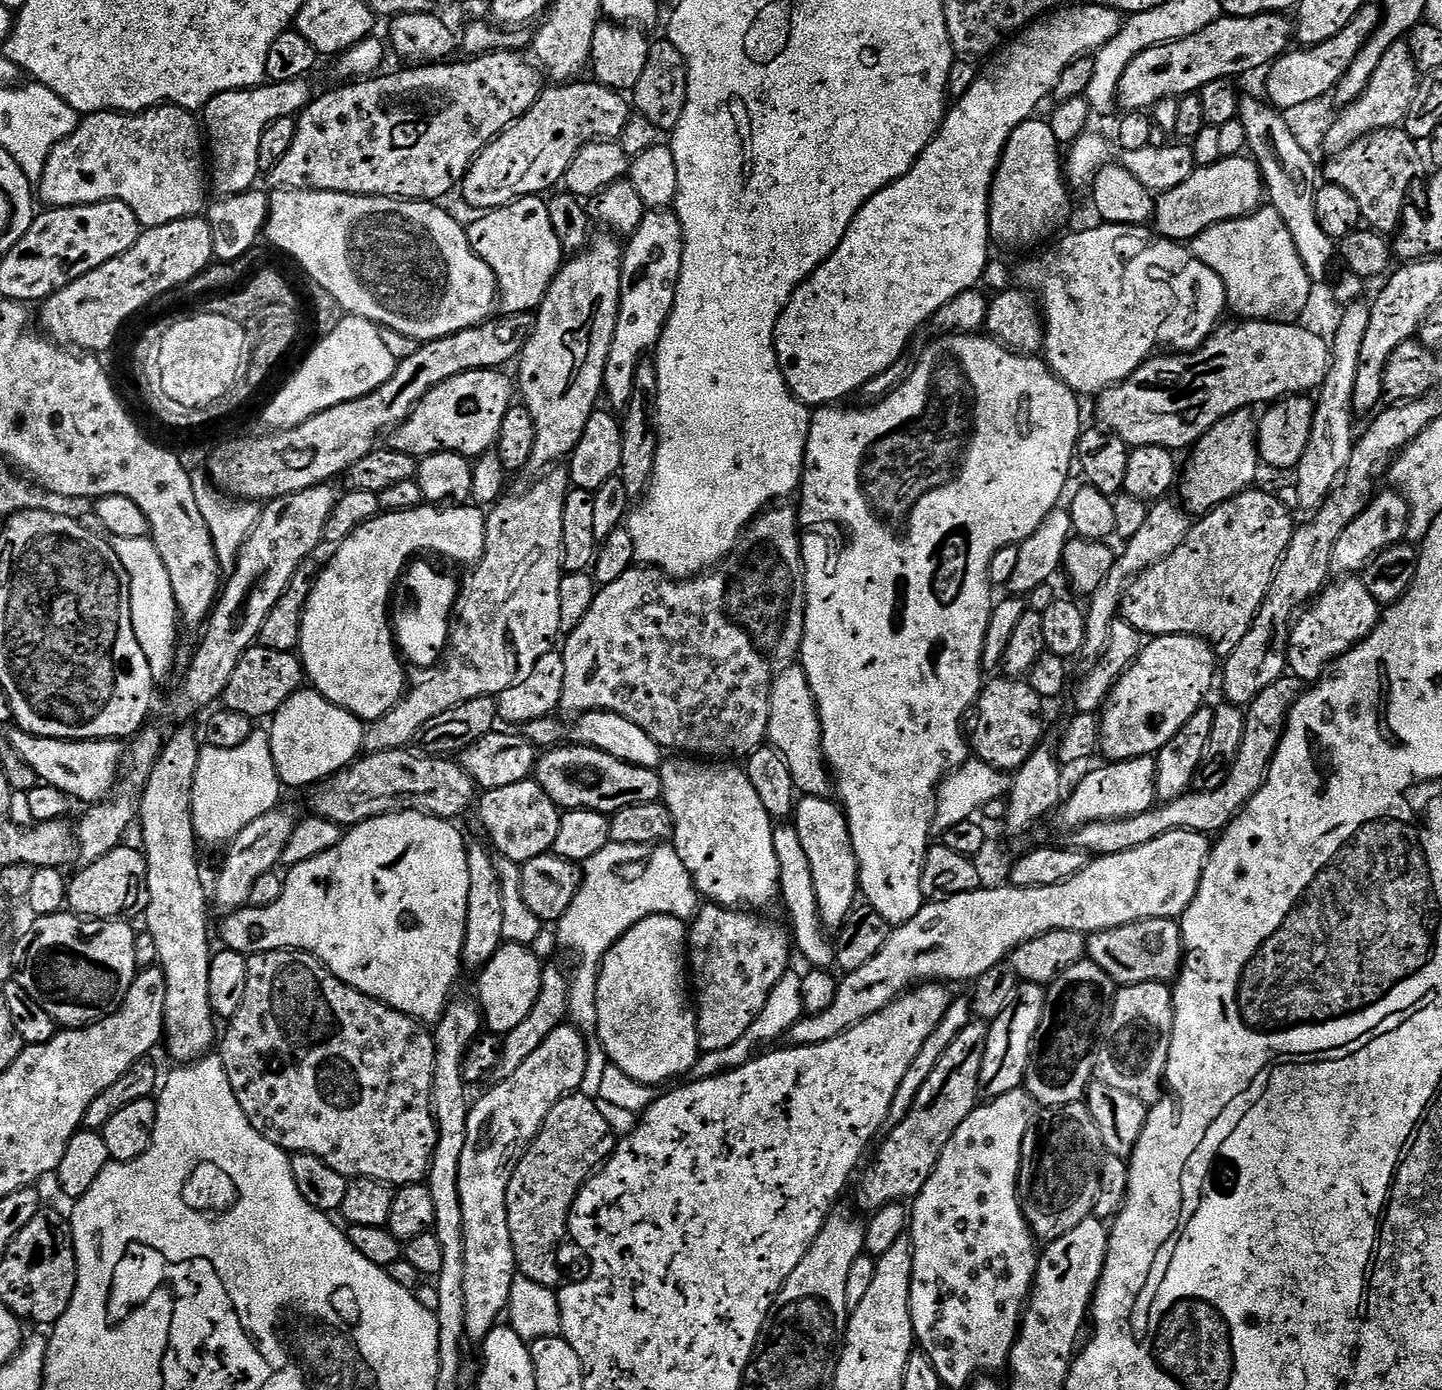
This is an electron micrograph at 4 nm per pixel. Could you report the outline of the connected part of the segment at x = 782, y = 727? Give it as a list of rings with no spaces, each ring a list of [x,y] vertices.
[[[799,666],[784,669],[772,684],[767,739],[771,747],[778,749],[782,758],[786,758],[797,793],[805,796],[829,795],[830,772],[820,744],[820,715],[816,712],[816,699],[812,697],[806,674]]]

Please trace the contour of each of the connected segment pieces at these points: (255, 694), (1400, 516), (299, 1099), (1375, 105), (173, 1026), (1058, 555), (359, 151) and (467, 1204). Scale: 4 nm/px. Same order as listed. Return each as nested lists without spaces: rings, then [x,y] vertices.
[[[253,646],[246,650],[246,654],[242,654],[242,662],[238,662],[234,674],[230,677],[222,704],[230,710],[238,710],[238,714],[253,718],[271,718],[295,692],[301,691],[305,680],[304,665],[296,652],[279,652]]]
[[[1377,491],[1366,510],[1355,516],[1346,526],[1346,530],[1338,534],[1338,542],[1334,542],[1332,551],[1332,572],[1337,577],[1348,578],[1353,574],[1363,573],[1365,566],[1372,563],[1375,556],[1382,554],[1382,550],[1401,543],[1407,537],[1408,500],[1399,491],[1391,491]]]
[[[256,952],[248,957],[246,974],[246,998],[238,1014],[227,1021],[222,1039],[218,1044],[218,1055],[224,1063],[234,1098],[242,1106],[246,1118],[274,1146],[289,1154],[305,1152],[311,1156],[321,1156],[338,1174],[362,1180],[380,1180],[389,1186],[423,1184],[428,1179],[432,1165],[432,1155],[440,1137],[436,1128],[436,1117],[432,1115],[432,1087],[434,1086],[434,1042],[432,1032],[419,1020],[402,1014],[358,990],[343,984],[318,957],[308,952]]]
[[[1407,43],[1390,46],[1390,50],[1382,54],[1382,62],[1378,62],[1378,70],[1374,70],[1374,78],[1370,78],[1363,94],[1354,103],[1345,104],[1339,109],[1330,132],[1326,134],[1323,151],[1335,154],[1346,150],[1346,146],[1358,142],[1358,138],[1366,134],[1403,125],[1410,102],[1416,93],[1417,83],[1416,64],[1412,61],[1412,52]]]
[[[180,728],[176,733],[167,737],[164,748],[160,751],[160,757],[156,760],[154,770],[150,774],[147,784],[144,785],[143,792],[138,796],[138,828],[144,831],[144,844],[142,843],[142,851],[146,862],[148,863],[148,908],[142,914],[144,920],[143,927],[150,934],[150,938],[154,938],[154,946],[158,946],[158,964],[164,970],[164,985],[166,986],[166,998],[164,999],[164,1034],[166,1037],[166,1045],[168,1044],[168,1052],[176,1059],[177,1065],[183,1066],[204,1059],[213,1051],[214,1045],[218,1040],[218,1028],[216,1032],[217,1017],[214,1015],[210,1006],[210,962],[214,955],[214,947],[208,941],[208,904],[210,908],[210,892],[204,889],[204,880],[200,877],[200,864],[196,861],[196,848],[198,849],[198,841],[196,838],[196,828],[192,824],[192,791],[194,790],[194,778],[198,770],[198,762],[202,751],[202,740],[192,728]]]
[[[1083,486],[1072,496],[1072,518],[1063,509],[1057,506],[1043,519],[1043,524],[1020,542],[1018,546],[1018,561],[1014,566],[1010,582],[1006,586],[1007,593],[1012,596],[1027,596],[1040,585],[1049,583],[1052,576],[1063,565],[1065,546],[1071,539],[1072,524],[1076,527],[1075,535],[1081,540],[1107,541],[1114,533],[1114,506],[1113,497],[1102,494],[1090,486]]]
[[[487,52],[484,56],[464,58],[461,64],[453,62],[437,62],[423,66],[408,66],[405,72],[392,72],[389,76],[377,74],[371,78],[365,78],[355,82],[345,83],[344,88],[336,88],[333,92],[324,92],[315,97],[312,103],[299,113],[294,134],[294,146],[286,150],[286,158],[278,162],[272,171],[267,173],[266,180],[273,185],[273,189],[293,188],[294,190],[306,190],[307,192],[345,192],[355,196],[394,196],[397,200],[426,200],[429,202],[443,201],[447,192],[457,191],[458,185],[463,181],[472,160],[479,154],[492,139],[512,125],[515,120],[522,118],[534,106],[534,102],[540,97],[542,83],[540,84],[541,69],[531,59],[523,60],[520,52]]]
[[[571,1023],[560,1024],[526,1058],[526,1063],[510,1078],[493,1083],[493,1088],[473,1103],[468,1109],[468,1129],[466,1146],[462,1150],[462,1162],[458,1166],[458,1194],[462,1198],[462,1226],[466,1242],[466,1274],[462,1278],[462,1290],[466,1294],[466,1337],[469,1341],[482,1342],[492,1328],[501,1323],[500,1315],[509,1311],[512,1302],[512,1287],[518,1279],[518,1269],[514,1258],[514,1246],[510,1242],[510,1222],[506,1210],[506,1190],[510,1178],[524,1157],[532,1139],[540,1133],[550,1110],[564,1096],[580,1091],[582,1078],[586,1078],[586,1058],[588,1057],[588,1040],[585,1033],[573,1028]]]

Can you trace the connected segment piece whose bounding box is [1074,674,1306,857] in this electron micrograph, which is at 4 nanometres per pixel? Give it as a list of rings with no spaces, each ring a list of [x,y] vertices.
[[[1285,674],[1270,682],[1258,698],[1247,705],[1244,722],[1245,730],[1242,734],[1242,746],[1238,746],[1238,758],[1230,770],[1230,778],[1218,786],[1218,790],[1193,792],[1189,790],[1182,798],[1174,798],[1174,802],[1157,803],[1150,810],[1125,820],[1103,820],[1087,824],[1075,829],[1075,847],[1079,851],[1091,854],[1093,857],[1109,856],[1126,850],[1134,850],[1138,846],[1146,846],[1146,842],[1154,842],[1154,838],[1162,838],[1162,834],[1171,832],[1202,832],[1205,834],[1219,834],[1224,827],[1240,814],[1242,809],[1262,790],[1264,779],[1276,753],[1276,747],[1284,737],[1284,726],[1288,722],[1288,711],[1291,710],[1296,699],[1305,691],[1305,681],[1297,676]]]

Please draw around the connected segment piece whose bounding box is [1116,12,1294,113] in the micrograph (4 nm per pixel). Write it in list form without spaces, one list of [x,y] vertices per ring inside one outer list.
[[[1263,12],[1257,16],[1230,16],[1221,15],[1210,26],[1198,30],[1192,36],[1187,36],[1181,40],[1175,40],[1173,44],[1155,44],[1153,48],[1148,48],[1138,58],[1126,66],[1122,78],[1118,82],[1116,91],[1116,103],[1125,113],[1138,112],[1141,110],[1151,110],[1158,102],[1171,100],[1181,96],[1190,96],[1199,93],[1202,86],[1206,86],[1215,80],[1227,80],[1229,78],[1239,78],[1244,72],[1252,70],[1258,66],[1271,65],[1272,61],[1289,51],[1294,40],[1294,24],[1291,19],[1287,20],[1287,15],[1279,12]]]

